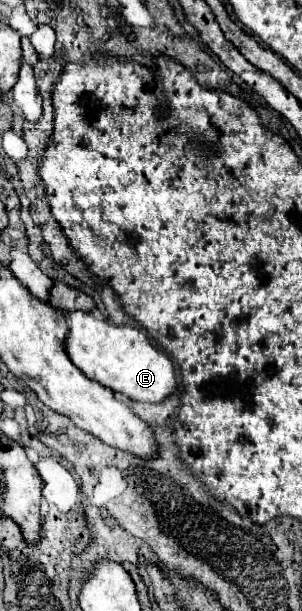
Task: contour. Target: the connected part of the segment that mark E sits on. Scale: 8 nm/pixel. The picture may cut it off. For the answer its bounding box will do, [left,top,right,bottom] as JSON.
[66,312,176,402]

